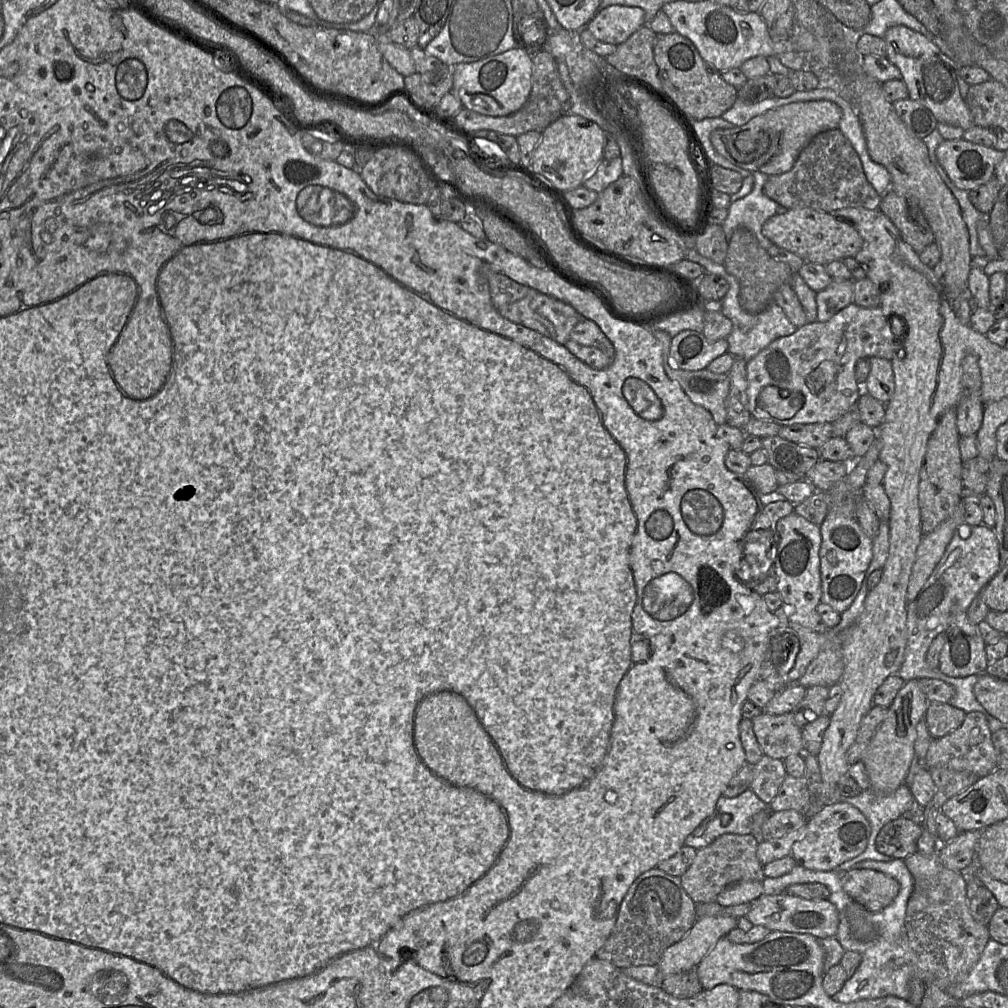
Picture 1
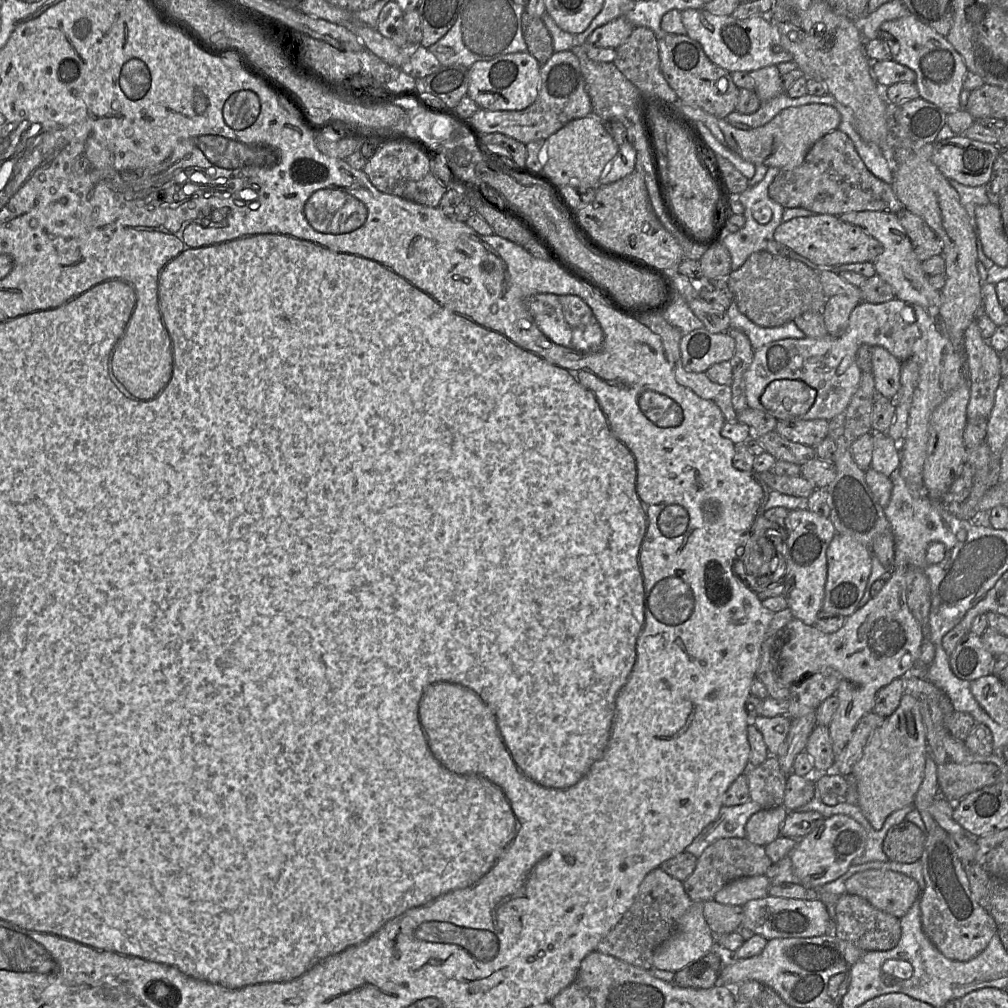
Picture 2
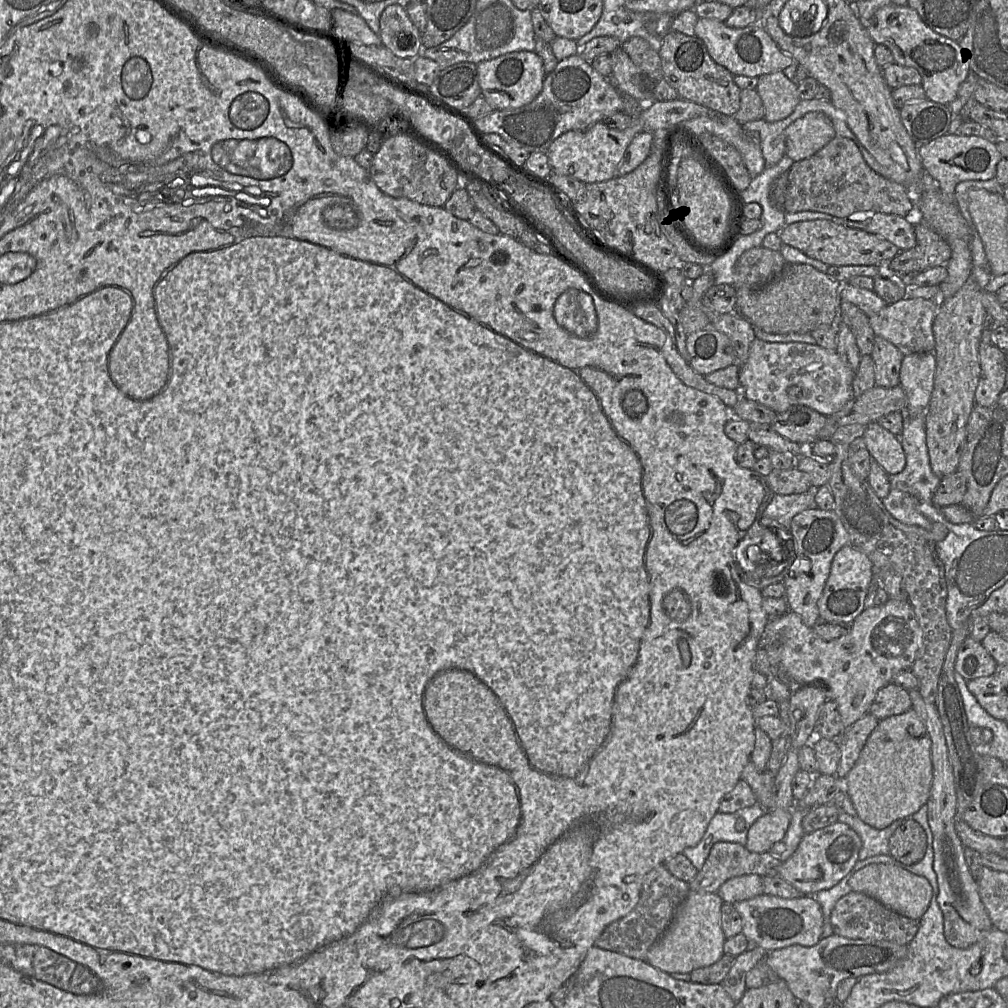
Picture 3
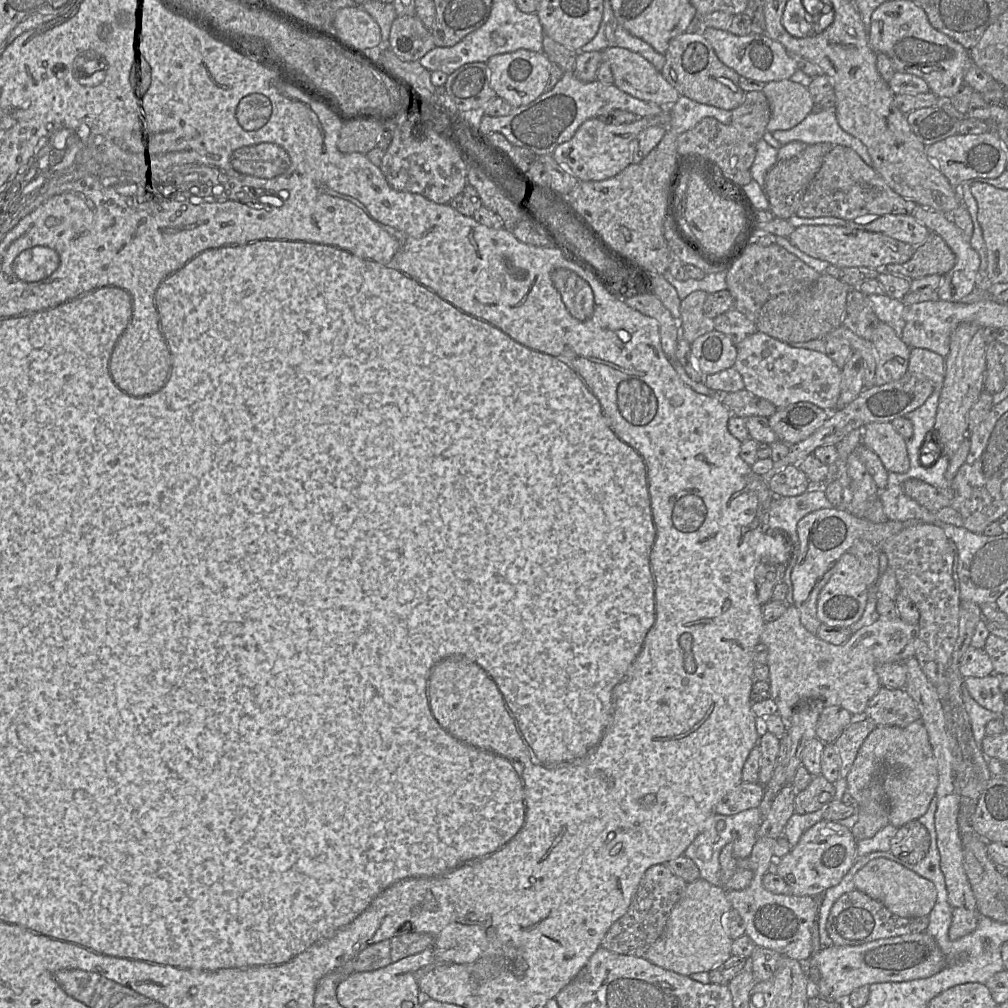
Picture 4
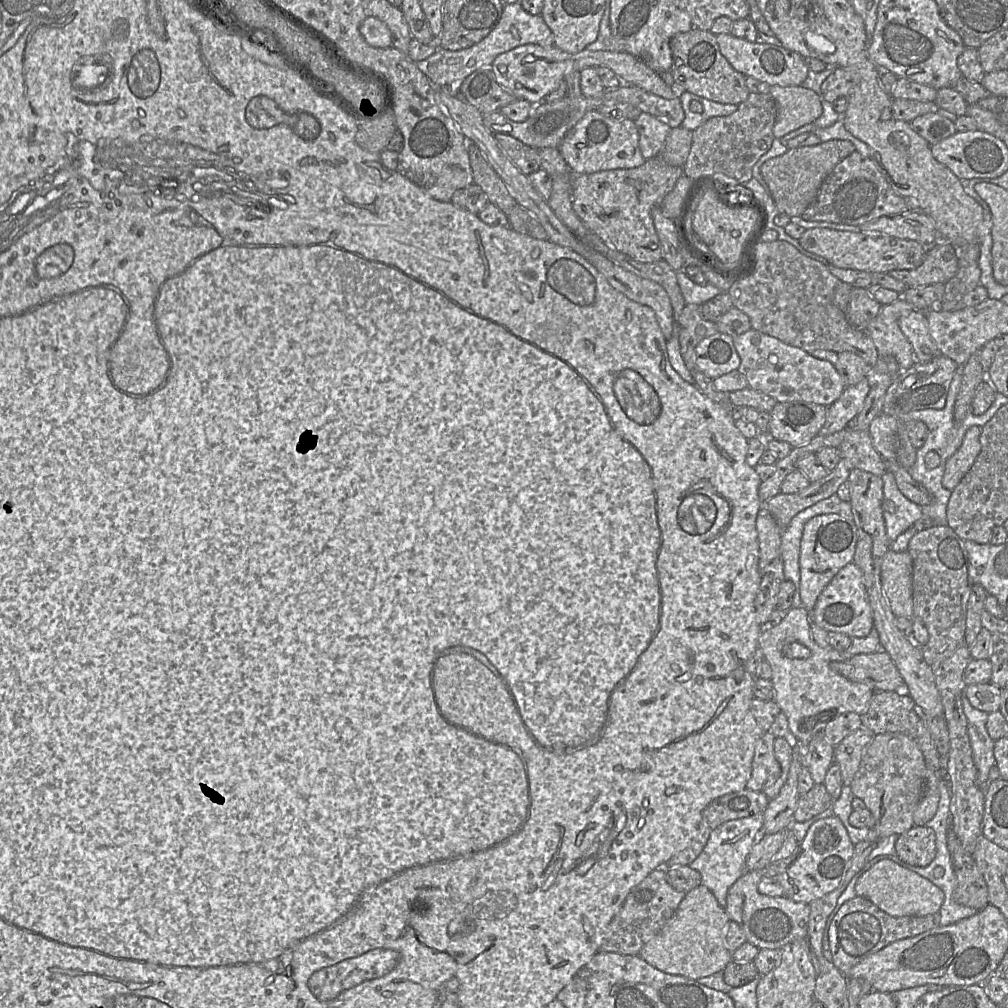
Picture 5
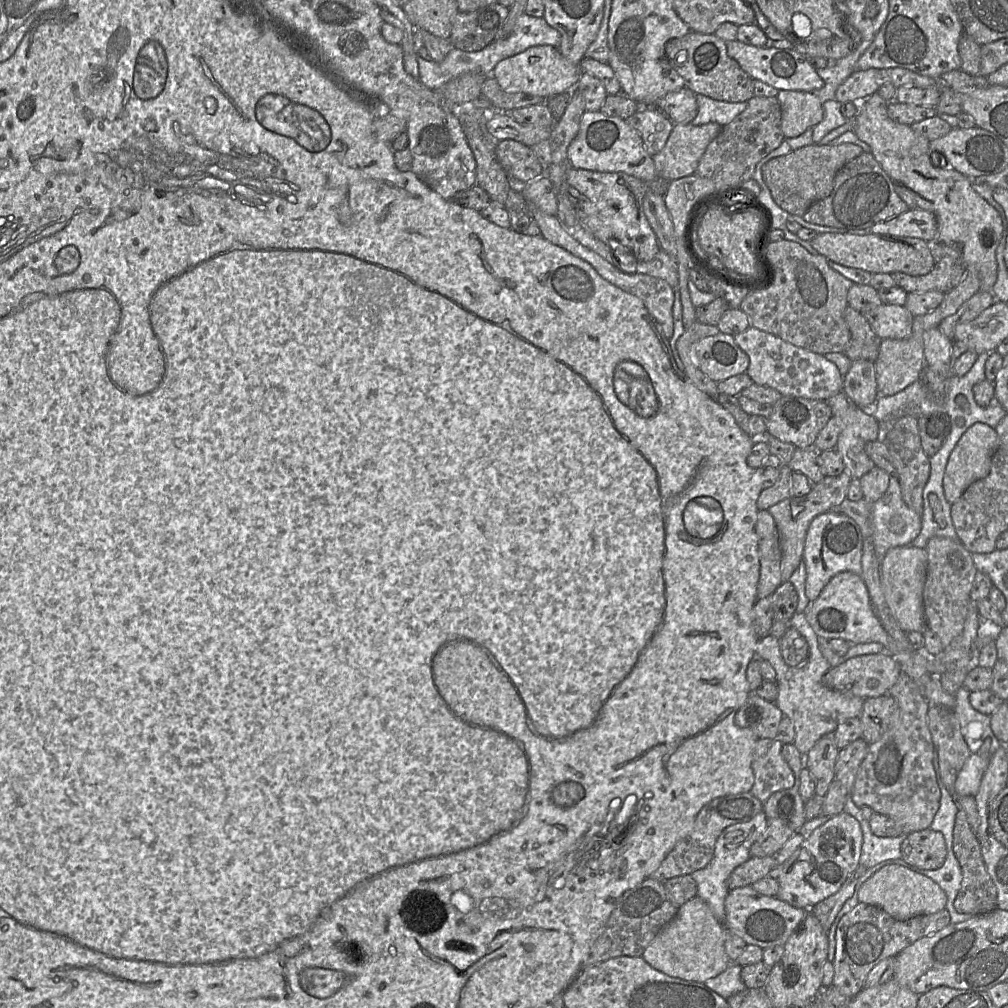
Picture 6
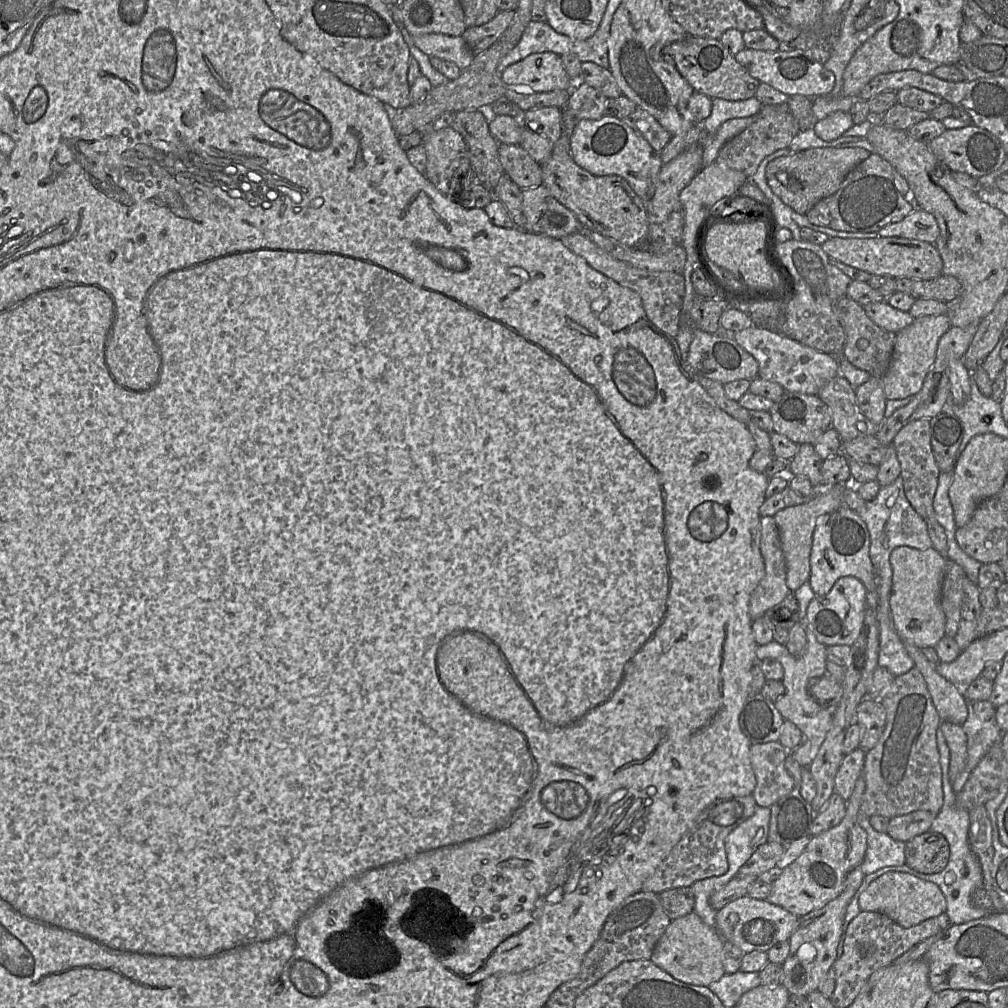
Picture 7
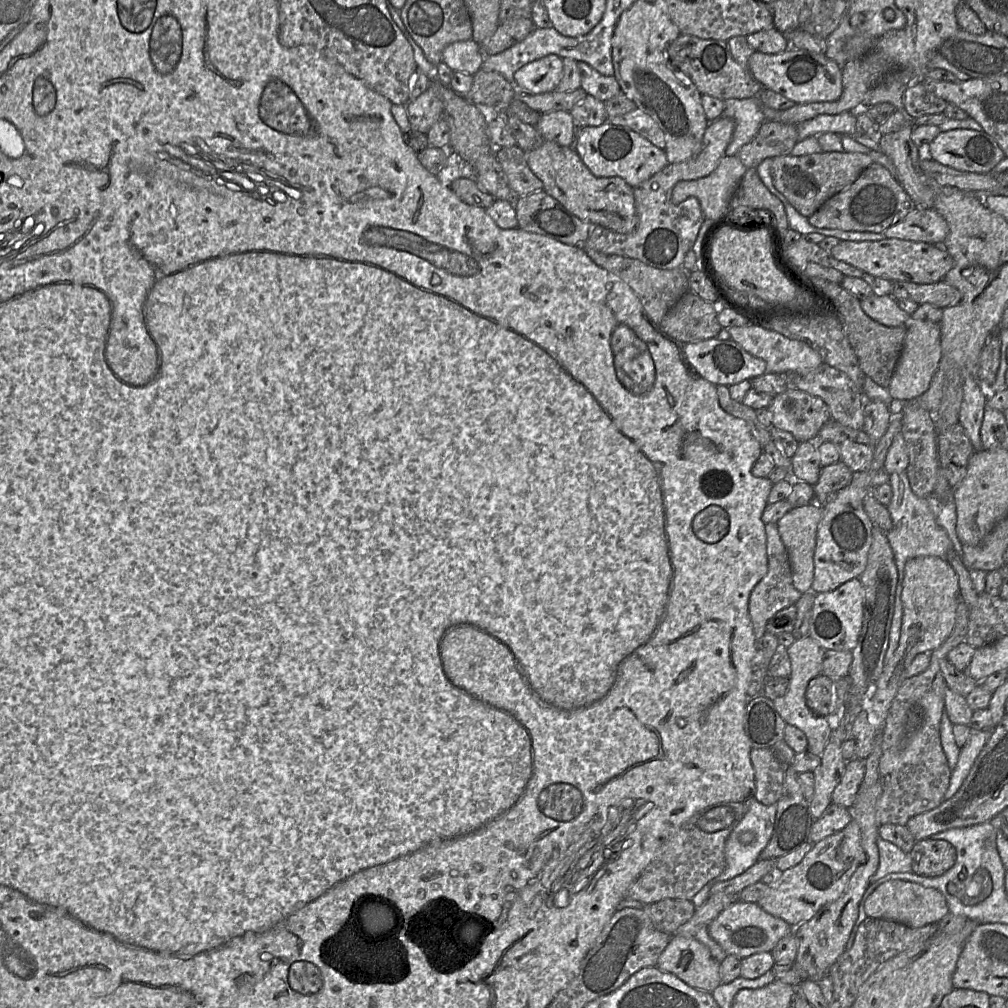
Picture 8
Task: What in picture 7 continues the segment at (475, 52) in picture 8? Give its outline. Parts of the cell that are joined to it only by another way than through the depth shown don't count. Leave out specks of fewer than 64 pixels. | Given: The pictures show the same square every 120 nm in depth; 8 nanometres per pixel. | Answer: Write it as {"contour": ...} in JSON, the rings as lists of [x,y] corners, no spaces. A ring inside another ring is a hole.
{"contour":[[[431,33],[412,37],[414,45],[423,53],[453,62],[461,71],[468,68],[474,59],[462,36]]]}

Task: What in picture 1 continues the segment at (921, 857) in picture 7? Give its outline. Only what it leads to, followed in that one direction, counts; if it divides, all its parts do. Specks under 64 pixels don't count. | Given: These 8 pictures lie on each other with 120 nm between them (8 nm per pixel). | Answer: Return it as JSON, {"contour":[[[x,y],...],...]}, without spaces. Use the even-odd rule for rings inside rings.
{"contour":[[[899,817],[885,824],[876,838],[876,850],[892,859],[905,859],[917,852],[922,827],[911,819]]]}

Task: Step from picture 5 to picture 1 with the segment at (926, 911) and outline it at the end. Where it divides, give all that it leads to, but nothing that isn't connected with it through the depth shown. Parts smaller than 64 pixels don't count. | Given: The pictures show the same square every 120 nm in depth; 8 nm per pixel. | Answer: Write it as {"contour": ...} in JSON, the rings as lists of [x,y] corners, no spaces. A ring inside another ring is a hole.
{"contour":[[[850,869],[839,876],[843,890],[853,901],[876,913],[890,905],[899,893],[898,881],[871,869]]]}

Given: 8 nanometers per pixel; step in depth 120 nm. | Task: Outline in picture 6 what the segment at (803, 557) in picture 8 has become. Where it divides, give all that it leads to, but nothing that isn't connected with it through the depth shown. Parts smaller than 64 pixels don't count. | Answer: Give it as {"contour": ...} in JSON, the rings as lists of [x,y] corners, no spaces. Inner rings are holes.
{"contour":[[[845,469],[838,476],[825,476],[821,481],[813,484],[806,495],[790,496],[767,509],[774,518],[779,534],[782,581],[789,581],[792,573],[803,560],[806,533],[811,521],[817,515],[833,510],[846,499],[851,480],[851,475]]]}

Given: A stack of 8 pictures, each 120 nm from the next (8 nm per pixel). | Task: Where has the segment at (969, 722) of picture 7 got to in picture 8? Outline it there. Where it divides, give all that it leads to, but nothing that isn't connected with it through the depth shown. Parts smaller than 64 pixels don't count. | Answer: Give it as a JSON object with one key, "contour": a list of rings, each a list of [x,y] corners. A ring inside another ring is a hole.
{"contour":[[[973,730],[964,747],[961,748],[957,765],[951,771],[950,783],[944,800],[953,797],[973,767],[977,757],[991,737],[992,730]]]}

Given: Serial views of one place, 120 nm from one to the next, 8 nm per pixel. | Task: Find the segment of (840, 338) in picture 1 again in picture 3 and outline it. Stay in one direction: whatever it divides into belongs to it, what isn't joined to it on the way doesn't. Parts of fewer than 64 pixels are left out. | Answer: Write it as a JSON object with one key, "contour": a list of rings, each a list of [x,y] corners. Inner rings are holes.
{"contour":[[[905,297],[887,304],[880,311],[868,315],[869,323],[876,336],[893,343],[905,356],[913,353],[930,353],[935,350],[933,322],[939,300]],[[755,338],[750,345],[748,358],[740,367],[739,383],[743,397],[777,414],[792,406],[806,406],[830,416],[853,397],[854,376],[855,372],[836,351],[817,344],[765,342]]]}

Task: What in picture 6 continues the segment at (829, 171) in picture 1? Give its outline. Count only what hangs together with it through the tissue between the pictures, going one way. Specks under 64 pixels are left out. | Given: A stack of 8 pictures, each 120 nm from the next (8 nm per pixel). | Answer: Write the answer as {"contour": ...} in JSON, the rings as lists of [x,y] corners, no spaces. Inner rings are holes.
{"contour":[[[862,153],[846,163],[836,174],[830,195],[814,202],[803,214],[807,222],[838,228],[869,229],[877,222],[909,210],[894,184],[873,155]]]}

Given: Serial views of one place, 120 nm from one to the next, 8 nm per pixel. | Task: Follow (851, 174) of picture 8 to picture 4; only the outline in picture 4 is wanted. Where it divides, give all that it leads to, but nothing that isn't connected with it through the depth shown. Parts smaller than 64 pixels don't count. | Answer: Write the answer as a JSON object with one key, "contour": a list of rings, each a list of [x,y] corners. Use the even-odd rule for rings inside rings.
{"contour":[[[825,142],[808,145],[798,155],[786,160],[778,160],[768,170],[765,177],[764,192],[769,202],[769,209],[776,218],[788,220],[791,216],[796,215],[810,182],[821,168],[824,157],[833,146],[833,144]]]}

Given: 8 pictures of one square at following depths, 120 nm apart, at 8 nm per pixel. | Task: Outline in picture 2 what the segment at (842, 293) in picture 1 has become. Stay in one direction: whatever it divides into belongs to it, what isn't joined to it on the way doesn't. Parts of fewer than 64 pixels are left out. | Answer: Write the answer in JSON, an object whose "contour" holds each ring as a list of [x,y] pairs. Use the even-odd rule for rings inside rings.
{"contour":[[[834,295],[827,298],[822,316],[828,335],[839,337],[844,333],[850,314],[857,304],[857,301],[845,295]]]}

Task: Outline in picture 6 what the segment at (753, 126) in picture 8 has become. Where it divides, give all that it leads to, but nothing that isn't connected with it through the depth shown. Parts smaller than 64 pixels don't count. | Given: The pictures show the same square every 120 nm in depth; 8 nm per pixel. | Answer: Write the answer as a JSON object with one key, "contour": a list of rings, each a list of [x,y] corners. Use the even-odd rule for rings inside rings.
{"contour":[[[696,93],[698,113],[692,120],[693,125],[703,125],[715,122],[724,126],[730,123],[747,107],[747,102],[726,102],[712,99],[700,93]]]}

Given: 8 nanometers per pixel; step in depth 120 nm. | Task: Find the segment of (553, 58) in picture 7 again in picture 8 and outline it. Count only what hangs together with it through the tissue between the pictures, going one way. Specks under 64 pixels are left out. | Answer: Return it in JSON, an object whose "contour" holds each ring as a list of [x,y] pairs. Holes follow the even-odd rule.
{"contour":[[[548,55],[521,67],[514,74],[514,83],[535,94],[554,91],[563,76],[563,60]]]}

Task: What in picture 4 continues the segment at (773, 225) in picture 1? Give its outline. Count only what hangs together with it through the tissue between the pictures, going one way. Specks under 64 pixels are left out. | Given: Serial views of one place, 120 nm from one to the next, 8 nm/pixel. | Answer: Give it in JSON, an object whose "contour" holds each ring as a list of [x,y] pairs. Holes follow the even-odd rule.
{"contour":[[[824,224],[798,226],[788,239],[809,256],[837,267],[884,268],[888,264],[902,264],[912,257],[916,247],[882,233]]]}

